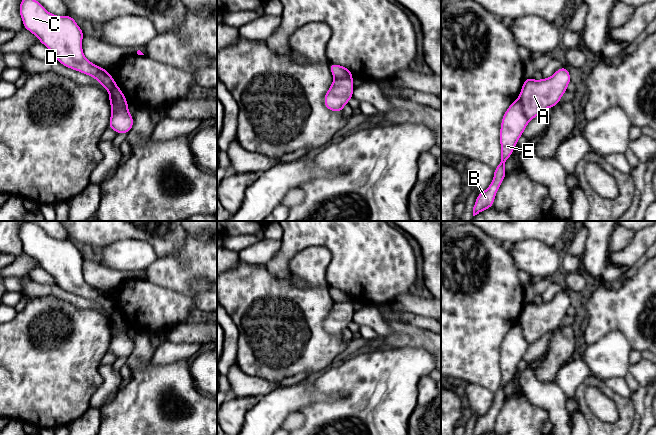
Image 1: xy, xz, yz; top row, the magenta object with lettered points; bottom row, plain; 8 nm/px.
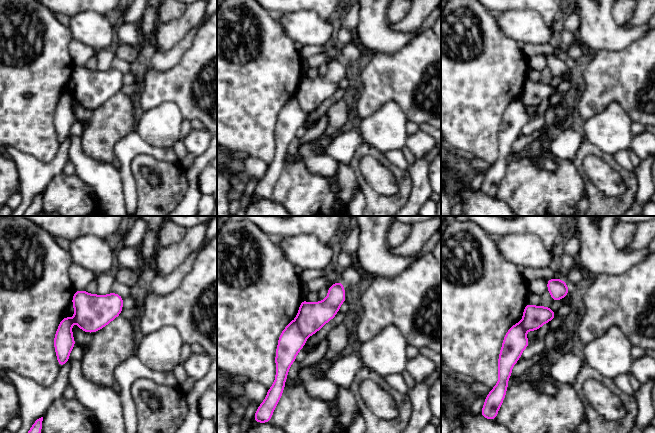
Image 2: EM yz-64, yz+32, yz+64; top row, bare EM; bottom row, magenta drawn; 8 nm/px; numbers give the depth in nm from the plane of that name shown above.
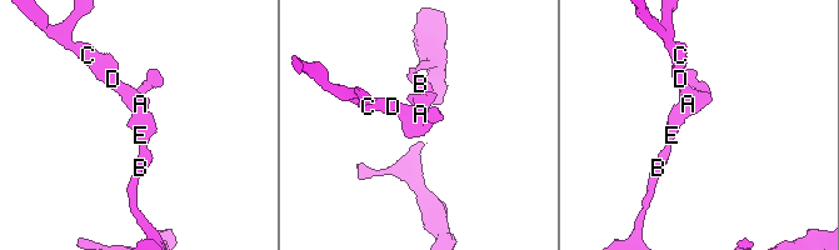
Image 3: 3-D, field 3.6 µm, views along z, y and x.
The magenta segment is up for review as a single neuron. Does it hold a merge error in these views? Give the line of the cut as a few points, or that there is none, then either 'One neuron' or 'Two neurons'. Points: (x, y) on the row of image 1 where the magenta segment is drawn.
Split along yz (518, 98), (523, 113), (528, 120). Two neurons

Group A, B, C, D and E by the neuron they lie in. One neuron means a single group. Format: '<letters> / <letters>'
A C D / B E

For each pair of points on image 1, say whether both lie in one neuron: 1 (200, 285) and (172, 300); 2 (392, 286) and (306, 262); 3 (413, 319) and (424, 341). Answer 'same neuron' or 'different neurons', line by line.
1: same neuron
2: different neurons
3: different neurons

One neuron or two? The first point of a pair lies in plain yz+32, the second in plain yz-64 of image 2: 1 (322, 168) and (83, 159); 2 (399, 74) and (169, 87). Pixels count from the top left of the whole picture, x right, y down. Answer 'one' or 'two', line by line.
1: one
2: one

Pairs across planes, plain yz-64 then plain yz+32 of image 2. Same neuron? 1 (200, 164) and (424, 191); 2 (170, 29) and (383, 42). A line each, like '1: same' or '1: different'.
1: same
2: different

